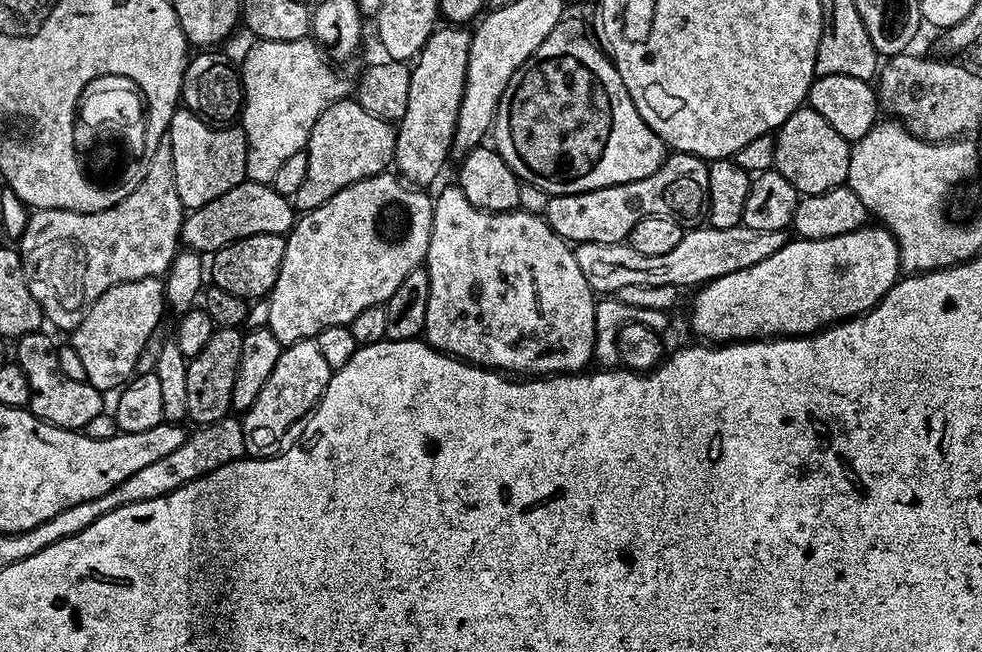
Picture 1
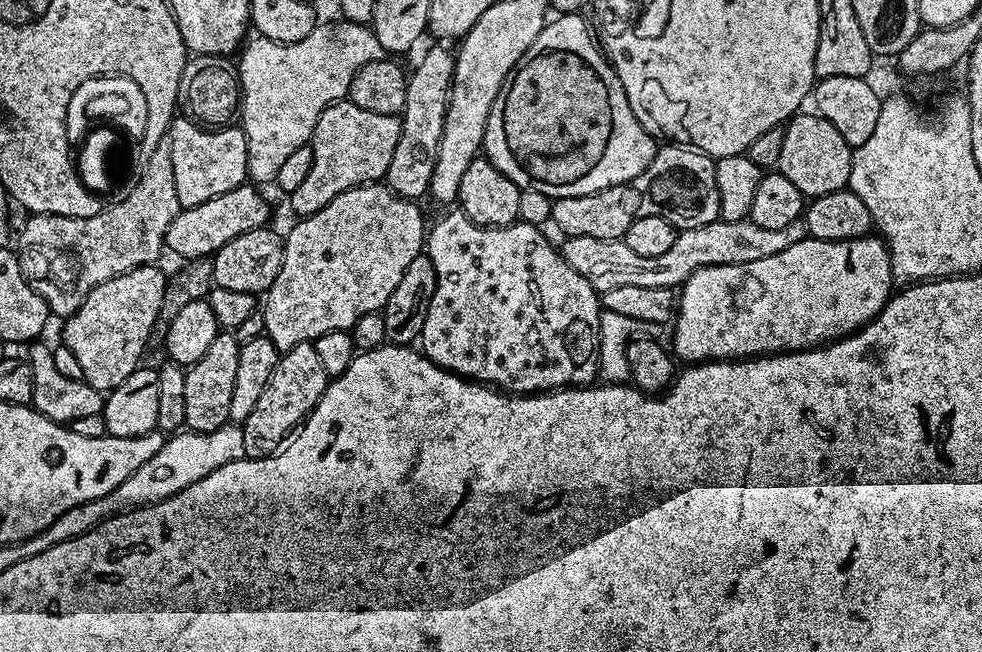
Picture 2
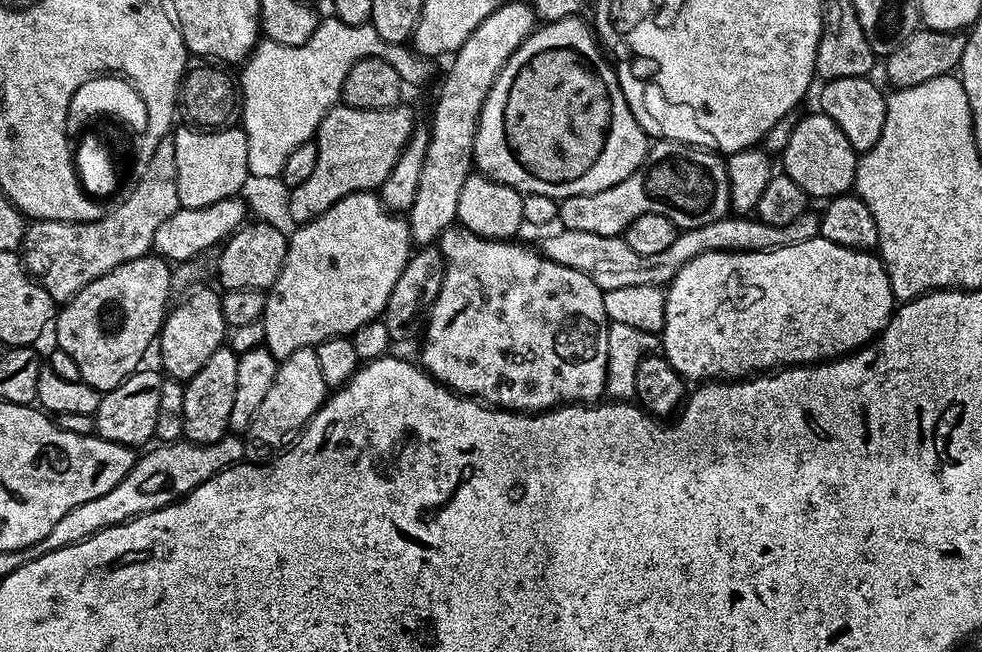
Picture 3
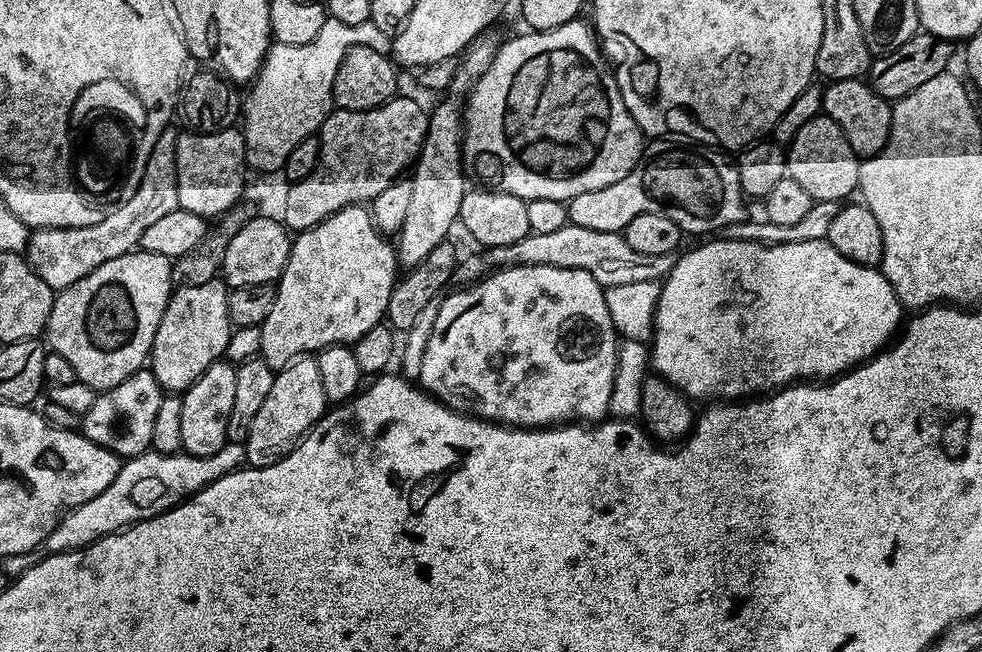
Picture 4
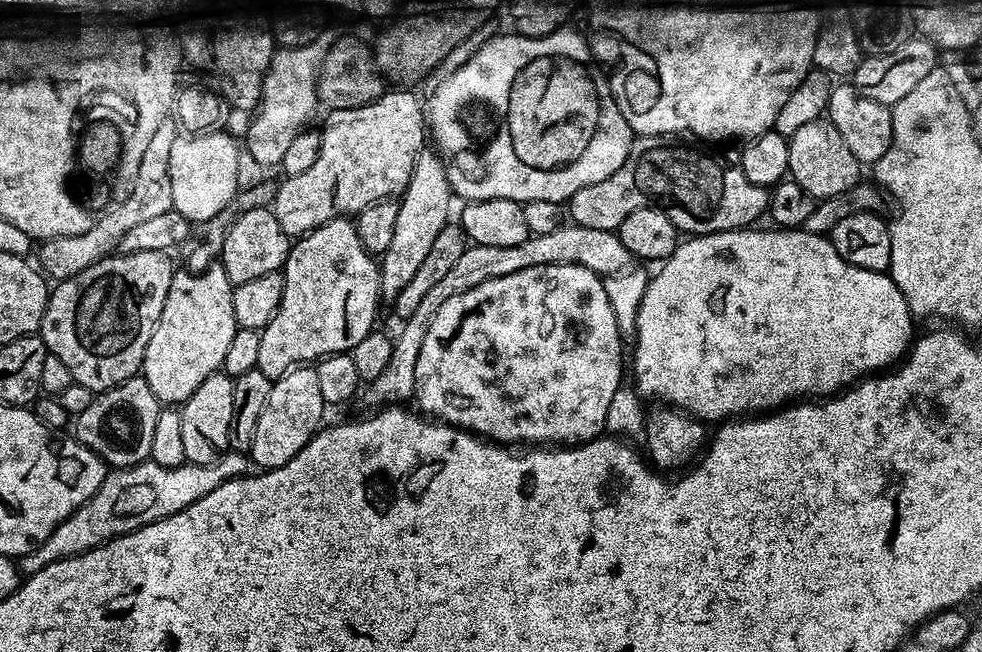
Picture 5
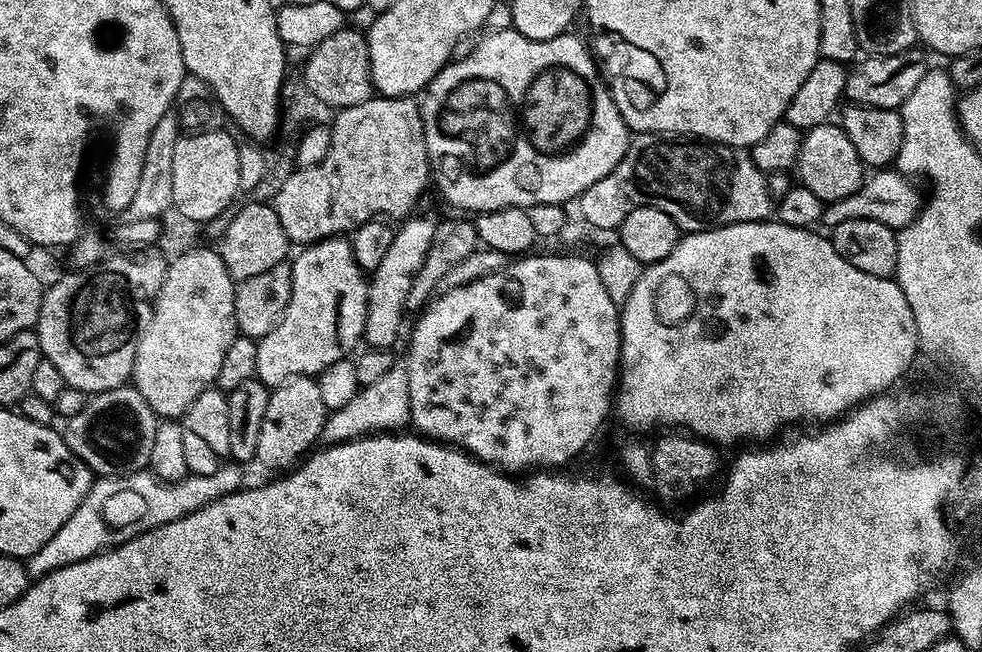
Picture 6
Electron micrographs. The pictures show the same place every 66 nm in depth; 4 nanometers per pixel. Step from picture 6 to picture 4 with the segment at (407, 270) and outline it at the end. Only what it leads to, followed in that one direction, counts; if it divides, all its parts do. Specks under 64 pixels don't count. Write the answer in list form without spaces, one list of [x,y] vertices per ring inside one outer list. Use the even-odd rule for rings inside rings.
[[[448,104],[440,105],[436,113],[431,113],[428,122],[428,135],[420,147],[420,154],[414,161],[416,173],[410,176],[412,189],[410,203],[407,204],[406,216],[394,240],[396,259],[401,269],[407,270],[418,266],[434,246],[449,239],[448,231],[457,223],[466,191],[465,173],[462,171],[462,116]]]

